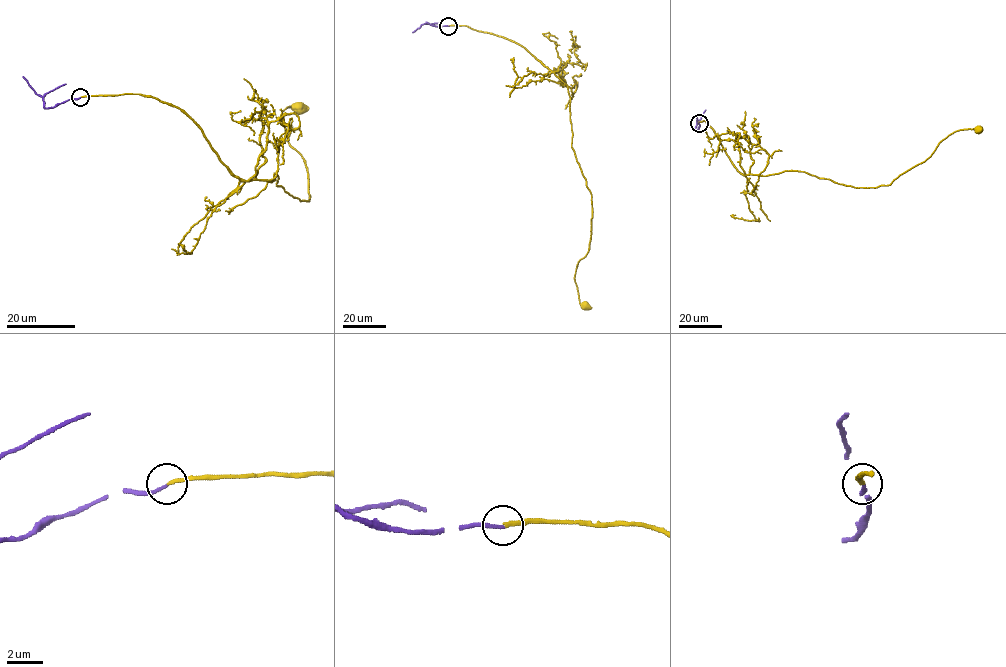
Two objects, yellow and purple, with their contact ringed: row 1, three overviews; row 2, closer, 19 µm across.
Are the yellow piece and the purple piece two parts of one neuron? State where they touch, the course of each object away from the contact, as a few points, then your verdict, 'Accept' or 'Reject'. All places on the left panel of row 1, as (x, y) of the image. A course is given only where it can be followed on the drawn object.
Place: (80, 97). Course of yellow: (80, 97), (140, 94), (181, 108), (234, 176), (276, 174), (309, 200), (281, 116), (299, 108). Course of purple: (80, 97), (45, 107), (42, 97), (23, 76). Accept

